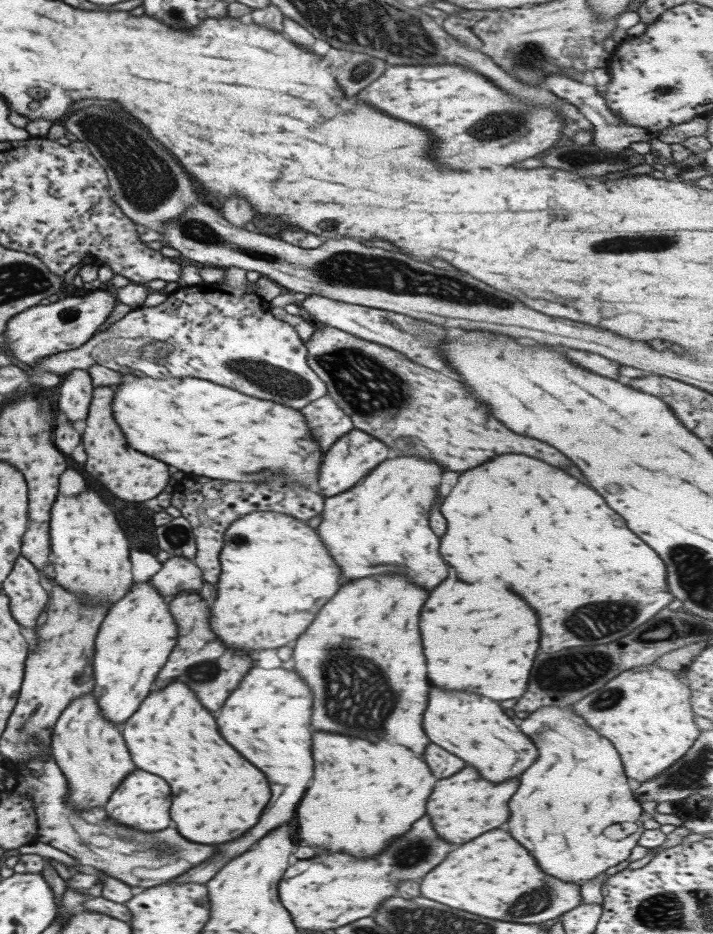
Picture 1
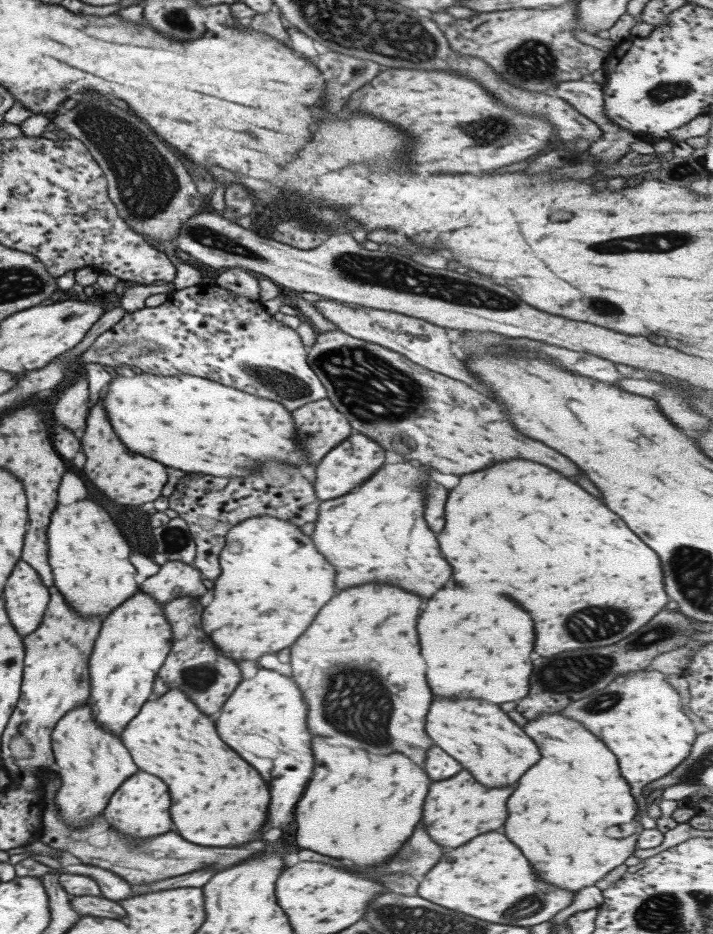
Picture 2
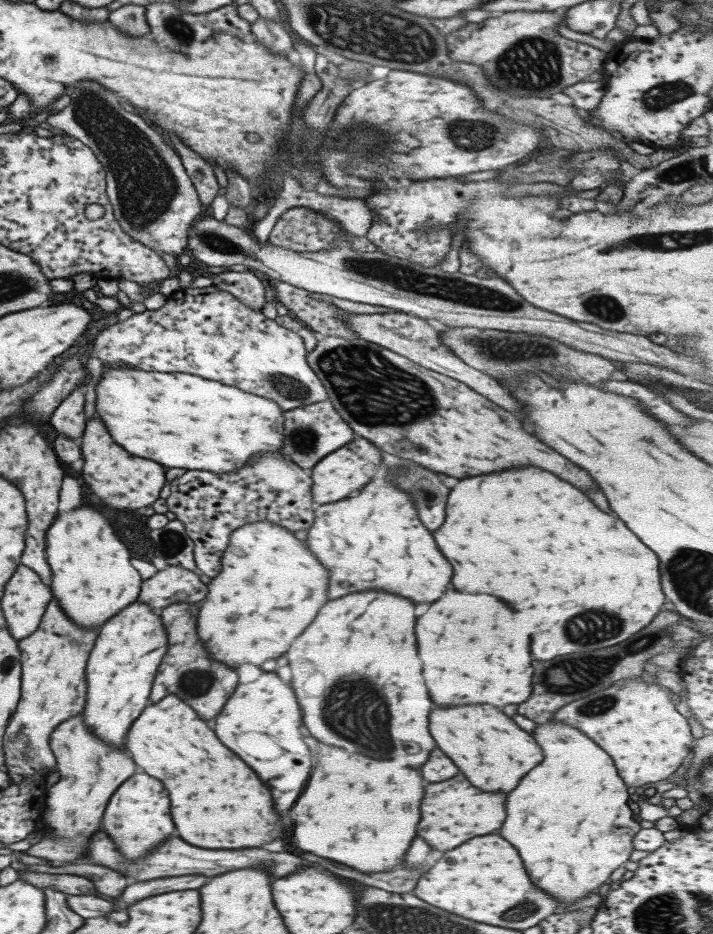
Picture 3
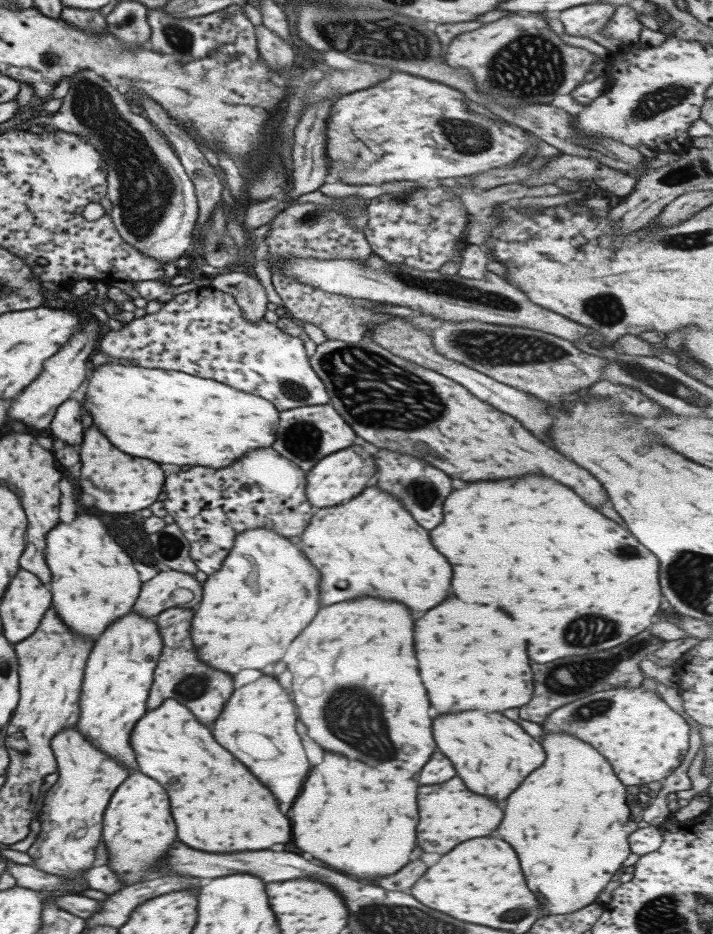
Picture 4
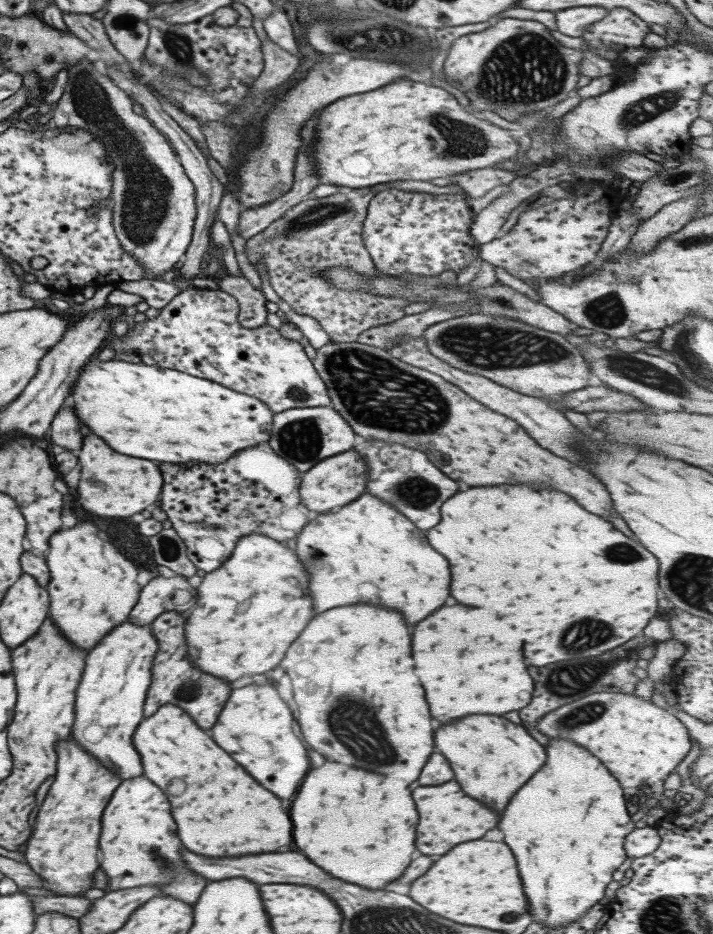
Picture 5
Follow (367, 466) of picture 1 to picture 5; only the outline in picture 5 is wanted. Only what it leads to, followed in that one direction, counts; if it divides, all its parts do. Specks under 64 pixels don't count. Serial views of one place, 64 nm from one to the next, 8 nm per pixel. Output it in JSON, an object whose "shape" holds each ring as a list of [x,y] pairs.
{"shape":[[[353,451],[339,452],[333,456],[323,458],[301,473],[299,483],[299,498],[301,504],[316,515],[336,510],[353,502],[365,490],[365,479],[367,479],[367,464],[365,460]]]}

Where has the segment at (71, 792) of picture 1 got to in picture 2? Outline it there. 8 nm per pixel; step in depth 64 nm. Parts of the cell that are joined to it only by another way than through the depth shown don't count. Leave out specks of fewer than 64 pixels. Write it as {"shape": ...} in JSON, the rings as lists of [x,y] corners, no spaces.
{"shape":[[[89,704],[71,708],[63,718],[57,720],[50,734],[50,747],[56,772],[61,778],[53,802],[59,812],[59,822],[65,826],[85,828],[91,818],[102,814],[115,788],[137,772],[120,738],[99,728],[91,716]]]}

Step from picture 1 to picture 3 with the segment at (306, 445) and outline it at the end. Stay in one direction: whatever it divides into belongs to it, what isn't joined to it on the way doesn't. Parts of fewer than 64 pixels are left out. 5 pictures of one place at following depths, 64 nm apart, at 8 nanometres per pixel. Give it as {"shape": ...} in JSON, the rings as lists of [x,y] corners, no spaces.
{"shape":[[[121,365],[119,368],[102,367],[101,378],[95,384],[95,416],[103,422],[115,444],[133,456],[143,456],[169,468],[209,470],[215,474],[239,468],[251,458],[251,452],[275,452],[281,446],[281,430],[285,430],[282,411],[272,400],[191,373],[144,371],[128,367],[122,370]]]}

